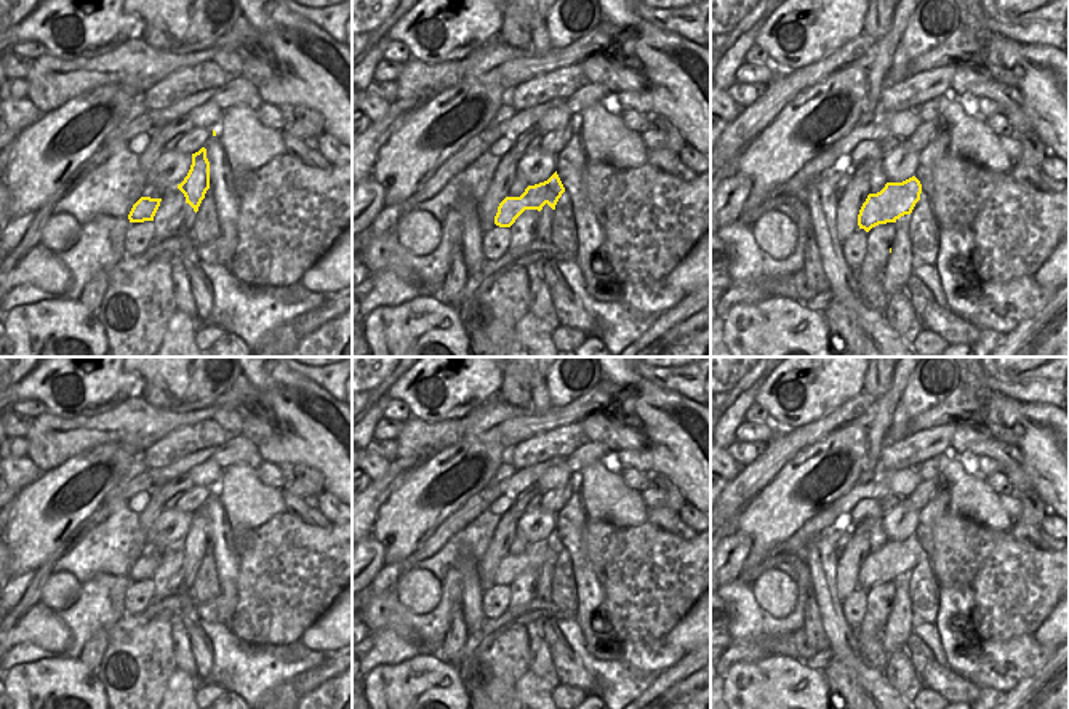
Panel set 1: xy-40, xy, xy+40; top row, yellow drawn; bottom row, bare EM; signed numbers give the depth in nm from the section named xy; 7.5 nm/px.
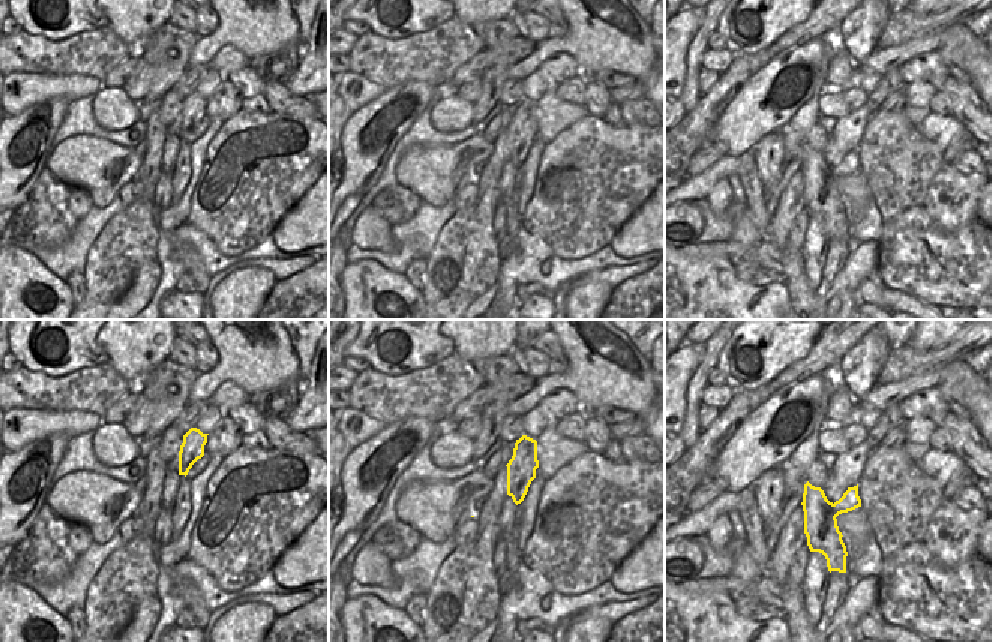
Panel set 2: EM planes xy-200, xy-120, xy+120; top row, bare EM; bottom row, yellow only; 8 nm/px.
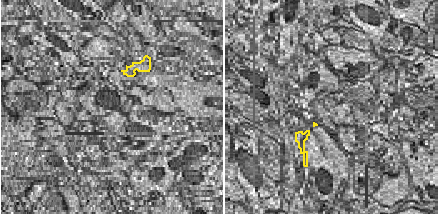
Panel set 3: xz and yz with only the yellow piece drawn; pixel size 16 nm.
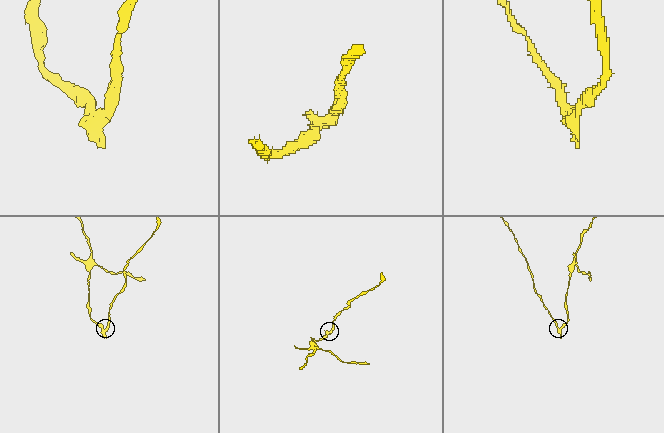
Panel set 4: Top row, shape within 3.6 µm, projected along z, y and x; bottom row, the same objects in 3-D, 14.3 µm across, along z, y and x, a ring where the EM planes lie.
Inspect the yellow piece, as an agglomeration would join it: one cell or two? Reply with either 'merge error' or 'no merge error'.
merge error

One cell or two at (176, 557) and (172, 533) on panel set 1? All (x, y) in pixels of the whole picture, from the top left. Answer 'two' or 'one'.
two

